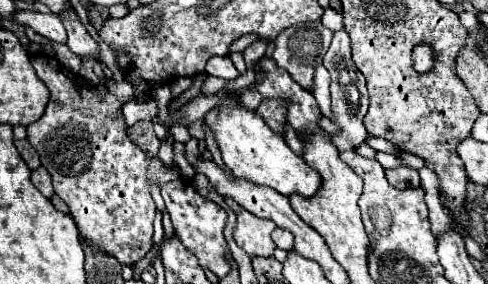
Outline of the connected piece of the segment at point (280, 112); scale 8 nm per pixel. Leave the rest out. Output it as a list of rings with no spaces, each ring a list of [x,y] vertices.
[[[264,99],[256,113],[266,121],[266,125],[276,133],[282,135],[282,129],[286,125],[284,113],[286,113],[286,101],[284,99]]]

